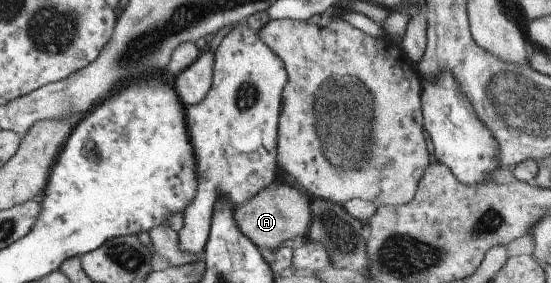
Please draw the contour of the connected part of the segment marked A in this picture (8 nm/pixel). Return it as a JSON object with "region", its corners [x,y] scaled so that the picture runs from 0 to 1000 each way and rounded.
{"region":[[[492,647],[479,657],[448,714],[426,728],[425,781],[432,809],[466,876],[494,883],[517,848],[554,848],[564,784],[563,714],[563,693],[550,689],[548,678],[517,647]]]}

